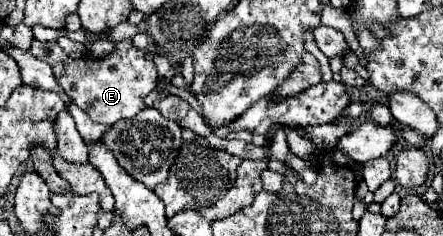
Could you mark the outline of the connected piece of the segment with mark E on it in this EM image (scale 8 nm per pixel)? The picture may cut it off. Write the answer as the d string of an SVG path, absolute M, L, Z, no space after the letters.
M131 39L115 43L115 51L103 59L73 59L57 43L33 41L29 49L35 57L47 61L57 77L57 83L73 99L77 107L89 113L95 123L113 125L121 119L131 119L145 109L145 97L157 87L157 69L153 63L145 61L145 51L131 45Z

